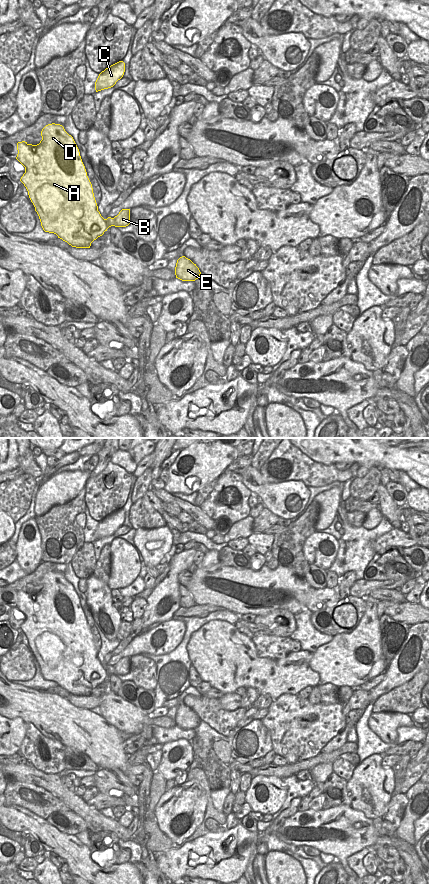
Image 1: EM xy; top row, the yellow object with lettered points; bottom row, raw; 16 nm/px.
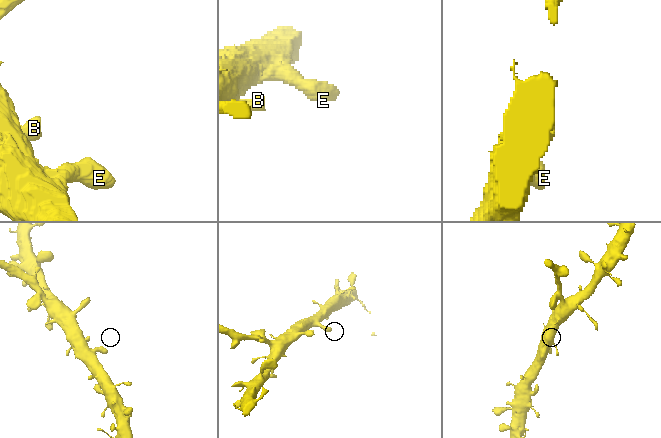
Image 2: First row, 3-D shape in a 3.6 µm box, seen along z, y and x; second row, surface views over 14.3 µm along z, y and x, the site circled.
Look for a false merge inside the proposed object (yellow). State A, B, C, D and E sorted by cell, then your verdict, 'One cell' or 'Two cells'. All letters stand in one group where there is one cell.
Groups: A B C D E. One cell

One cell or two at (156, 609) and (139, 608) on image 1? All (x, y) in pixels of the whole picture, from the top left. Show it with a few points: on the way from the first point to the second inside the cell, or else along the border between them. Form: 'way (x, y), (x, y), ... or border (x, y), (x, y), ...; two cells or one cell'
border (146, 599), (144, 613), (141, 617); two cells

